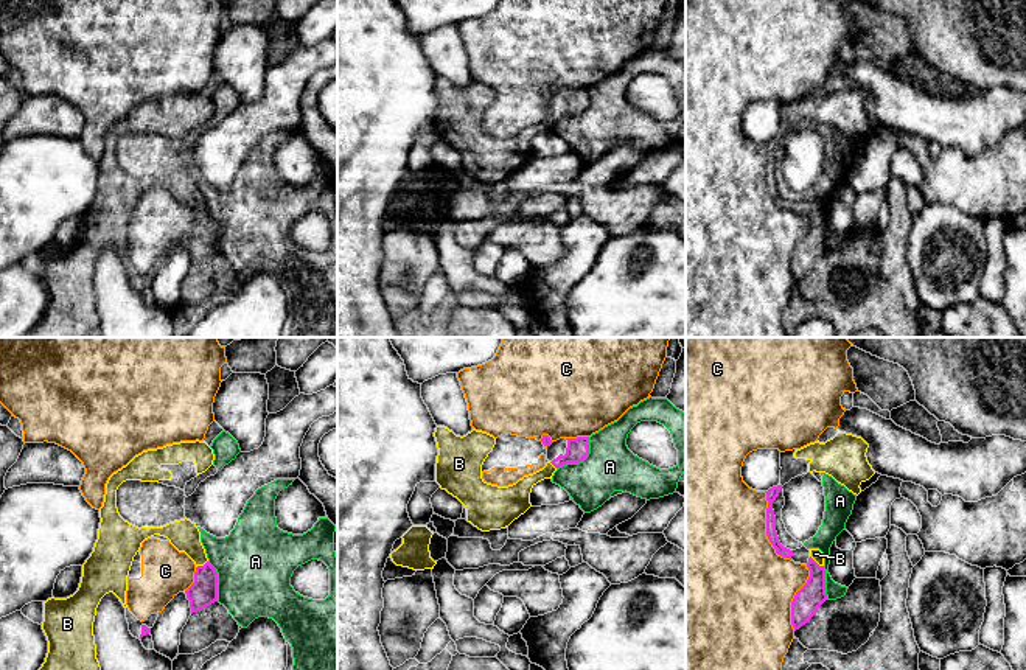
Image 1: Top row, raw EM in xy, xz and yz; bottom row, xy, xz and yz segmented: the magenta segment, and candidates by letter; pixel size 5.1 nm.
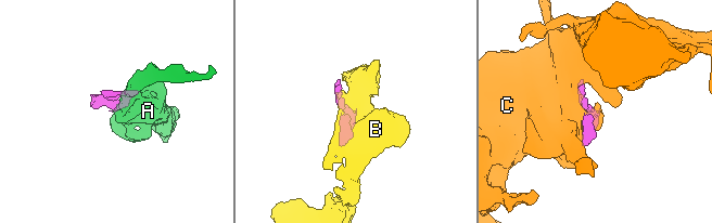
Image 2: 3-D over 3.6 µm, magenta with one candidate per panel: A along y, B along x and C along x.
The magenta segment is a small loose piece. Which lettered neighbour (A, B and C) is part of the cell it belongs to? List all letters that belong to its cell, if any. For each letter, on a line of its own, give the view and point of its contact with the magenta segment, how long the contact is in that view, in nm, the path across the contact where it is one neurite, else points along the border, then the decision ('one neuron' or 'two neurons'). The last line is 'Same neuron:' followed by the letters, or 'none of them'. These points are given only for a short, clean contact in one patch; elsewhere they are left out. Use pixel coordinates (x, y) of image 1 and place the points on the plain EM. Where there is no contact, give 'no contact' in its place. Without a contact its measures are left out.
A: contact xz (580, 112); length 240 nm; two neurons
B: contact yz (815, 213); length 90 nm; one neuron
C: contact yz (767, 181); length 380 nm; two neurons
Same neuron: B

